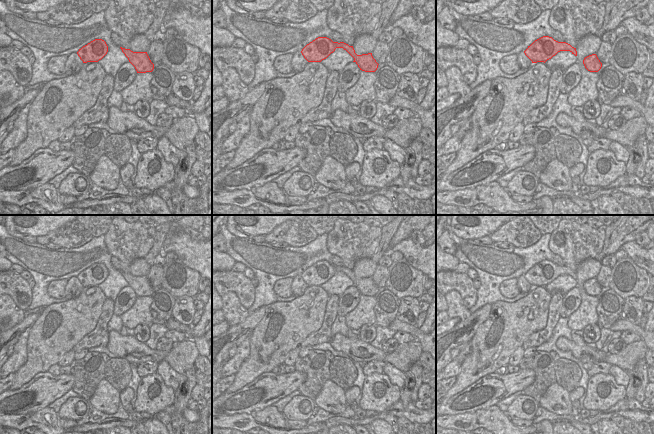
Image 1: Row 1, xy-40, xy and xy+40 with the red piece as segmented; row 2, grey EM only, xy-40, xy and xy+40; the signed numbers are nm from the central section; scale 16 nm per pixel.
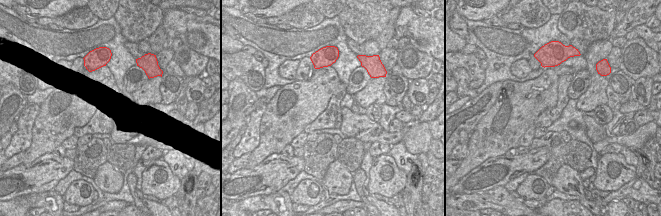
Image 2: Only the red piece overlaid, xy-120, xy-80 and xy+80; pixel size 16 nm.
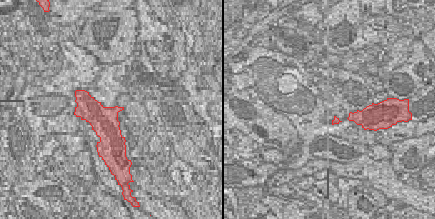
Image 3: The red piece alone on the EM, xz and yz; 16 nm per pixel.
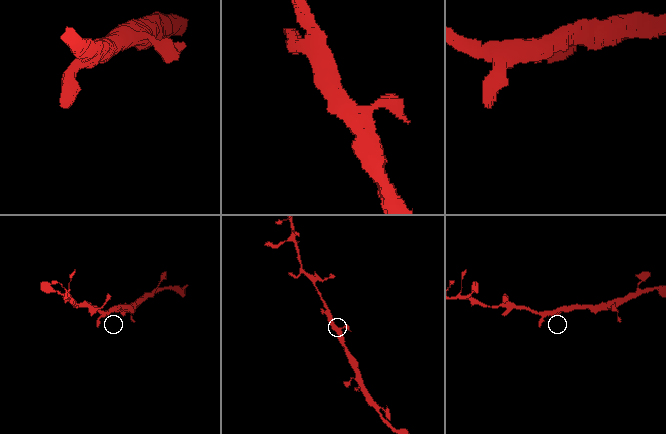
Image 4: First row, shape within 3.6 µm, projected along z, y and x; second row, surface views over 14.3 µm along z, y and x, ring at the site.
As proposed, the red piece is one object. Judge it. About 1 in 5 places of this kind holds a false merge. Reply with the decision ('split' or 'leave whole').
leave whole

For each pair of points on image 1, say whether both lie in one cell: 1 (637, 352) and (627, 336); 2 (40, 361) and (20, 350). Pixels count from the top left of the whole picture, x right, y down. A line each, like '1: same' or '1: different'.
1: different
2: different

